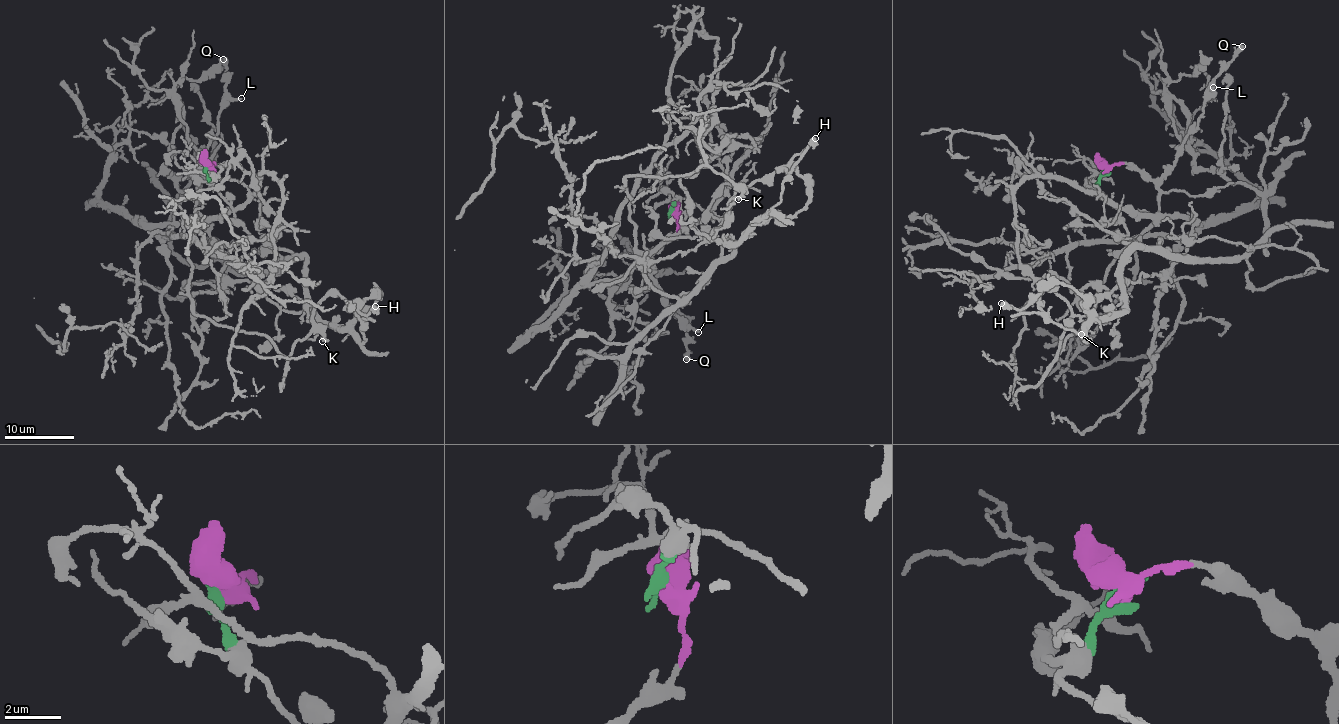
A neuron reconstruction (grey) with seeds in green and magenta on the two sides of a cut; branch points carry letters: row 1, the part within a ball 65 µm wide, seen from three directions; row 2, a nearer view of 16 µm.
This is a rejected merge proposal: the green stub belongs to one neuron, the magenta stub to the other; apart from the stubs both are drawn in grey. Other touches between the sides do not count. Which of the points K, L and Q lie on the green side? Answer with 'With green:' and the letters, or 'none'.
With green: none

